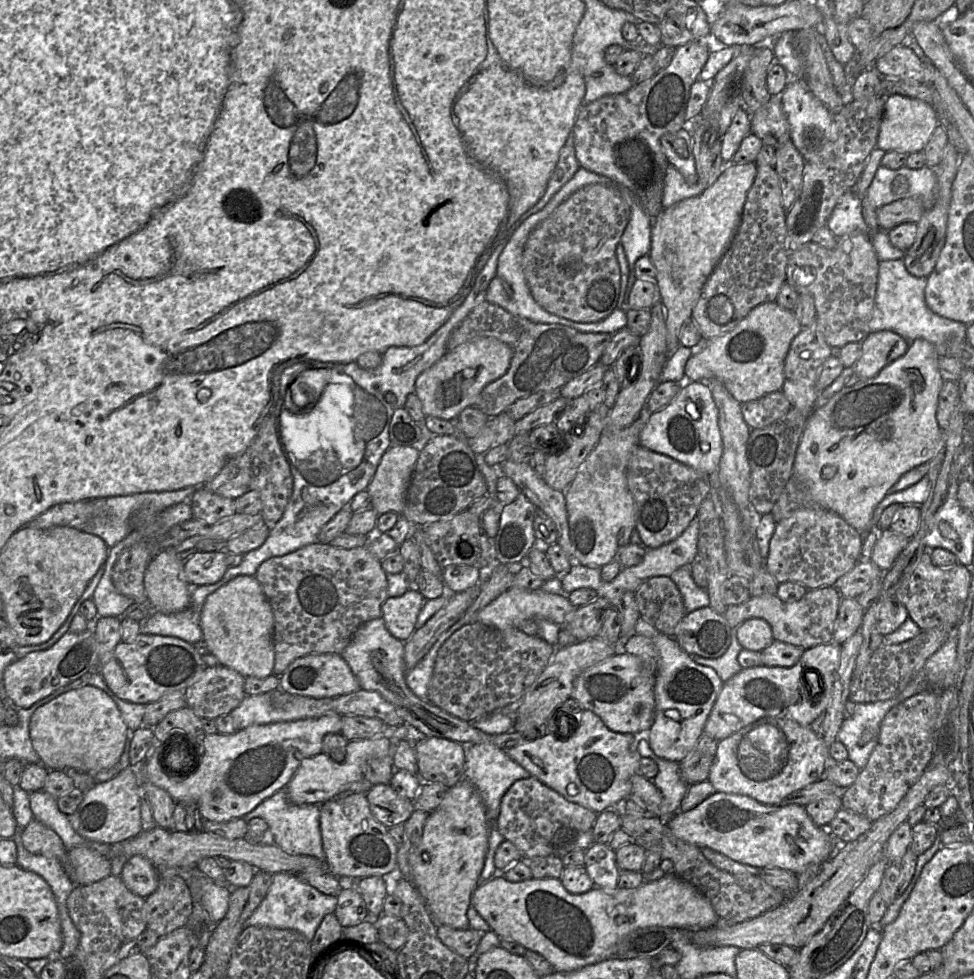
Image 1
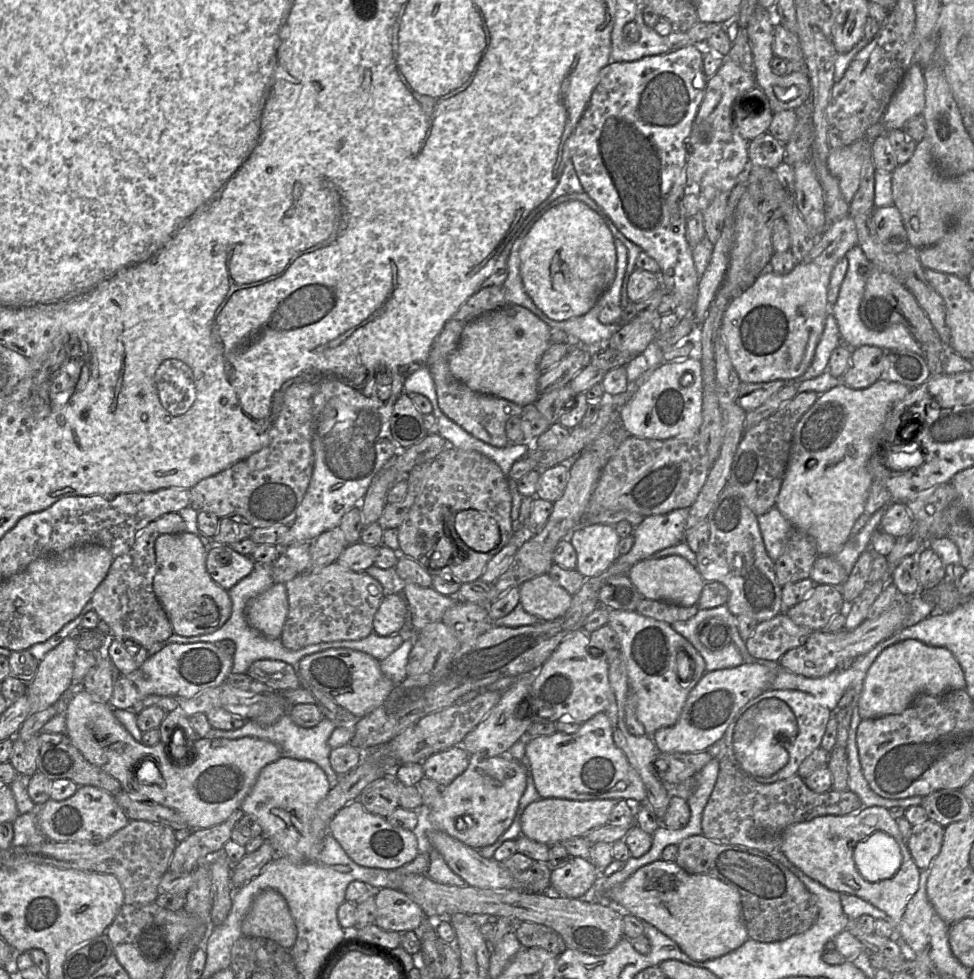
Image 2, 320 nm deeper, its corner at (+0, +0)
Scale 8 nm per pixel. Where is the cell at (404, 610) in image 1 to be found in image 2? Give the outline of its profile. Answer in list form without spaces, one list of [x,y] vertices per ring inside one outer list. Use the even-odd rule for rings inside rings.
[[[401,593],[385,595],[373,620],[373,632],[379,636],[391,636],[408,626],[408,606]]]

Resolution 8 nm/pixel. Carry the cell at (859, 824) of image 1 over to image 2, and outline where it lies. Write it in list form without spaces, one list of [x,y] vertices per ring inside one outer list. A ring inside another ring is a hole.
[[[724,739],[709,752],[718,757],[719,774],[703,811],[702,834],[718,843],[783,853],[784,831],[789,826],[827,815],[857,814],[864,809],[860,798],[850,790],[816,793],[798,774],[770,784],[760,783],[744,774],[729,757]]]

